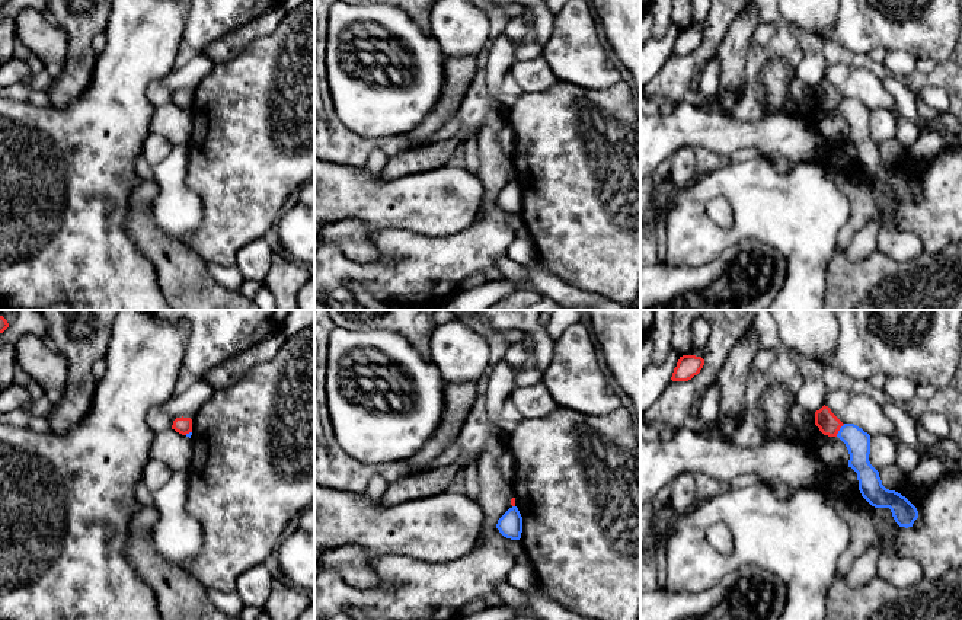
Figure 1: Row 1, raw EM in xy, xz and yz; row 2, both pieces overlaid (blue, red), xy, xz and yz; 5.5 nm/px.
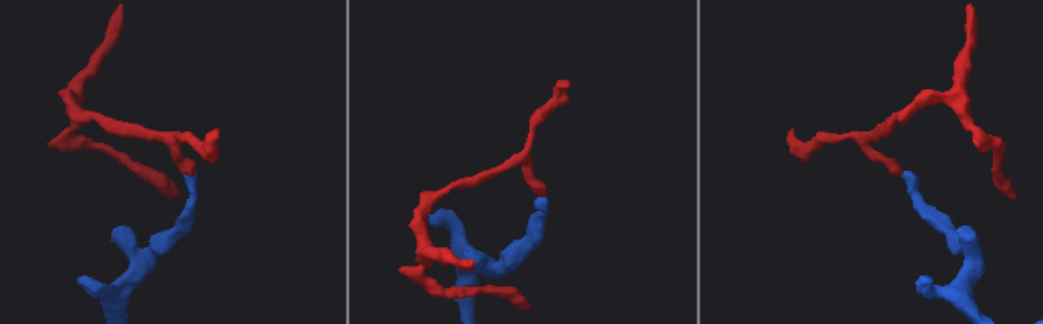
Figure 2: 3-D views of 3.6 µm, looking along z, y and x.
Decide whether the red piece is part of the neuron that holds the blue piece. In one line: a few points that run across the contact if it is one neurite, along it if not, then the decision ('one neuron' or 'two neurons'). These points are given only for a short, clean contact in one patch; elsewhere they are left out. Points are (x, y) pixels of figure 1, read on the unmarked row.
line yz (844, 98), (836, 109); two neurons

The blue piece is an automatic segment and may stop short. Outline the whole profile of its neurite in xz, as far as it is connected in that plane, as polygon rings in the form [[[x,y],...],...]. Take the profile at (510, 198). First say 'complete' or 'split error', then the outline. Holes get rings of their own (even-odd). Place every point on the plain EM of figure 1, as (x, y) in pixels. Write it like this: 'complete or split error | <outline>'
complete | [[[517,180],[509,182],[496,198],[499,207],[511,214],[520,214],[522,207],[522,191]]]

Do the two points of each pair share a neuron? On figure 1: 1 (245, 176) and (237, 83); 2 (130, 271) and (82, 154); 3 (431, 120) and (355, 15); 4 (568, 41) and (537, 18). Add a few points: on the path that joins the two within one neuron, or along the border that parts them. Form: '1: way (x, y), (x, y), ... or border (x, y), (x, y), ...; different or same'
1: way (245, 153), (245, 109), (242, 106); same
2: way (101, 242), (82, 223), (82, 184); same
3: border (444, 83), (437, 102), (428, 114), (403, 134); different
4: border (555, 15), (552, 35), (543, 47); different

